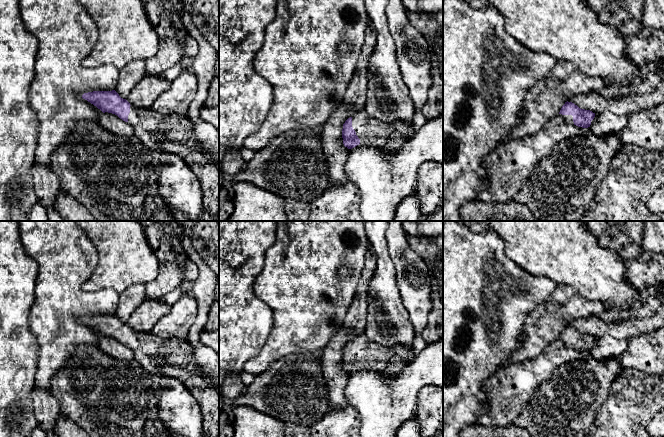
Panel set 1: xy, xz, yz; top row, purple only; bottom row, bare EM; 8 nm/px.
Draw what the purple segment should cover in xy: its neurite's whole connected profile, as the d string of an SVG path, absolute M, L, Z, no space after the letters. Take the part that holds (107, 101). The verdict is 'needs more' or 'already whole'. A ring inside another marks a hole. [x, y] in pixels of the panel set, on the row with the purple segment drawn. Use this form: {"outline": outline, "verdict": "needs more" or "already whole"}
{"outline": "M115 90L88 92L84 93L82 98L96 106L103 113L115 114L127 122L134 129L134 135L150 150L160 149L180 156L200 182L203 210L199 221L219 221L219 169L210 158L204 155L194 133L193 124L187 115L177 113L162 115L151 108L135 108L126 99L121 98Z", "verdict": "needs more"}

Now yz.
{"outline": "M568 101L562 106L559 115L565 120L566 123L582 128L590 127L591 121L595 117L595 113L592 111L581 109L574 103Z", "verdict": "needs more"}

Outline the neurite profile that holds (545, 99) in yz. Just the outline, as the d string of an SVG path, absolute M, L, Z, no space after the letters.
M558 61L546 78L539 80L526 94L524 117L513 131L513 139L532 135L559 115L571 95L600 91L606 83L579 72L571 63Z

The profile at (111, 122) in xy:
M102 113L98 123L106 130L118 136L129 137L134 135L134 129L127 122L112 113Z

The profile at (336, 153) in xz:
M342 103L322 127L320 139L328 163L330 186L340 186L348 182L345 174L345 164L350 149L343 144L342 129L345 121L355 113L354 108Z

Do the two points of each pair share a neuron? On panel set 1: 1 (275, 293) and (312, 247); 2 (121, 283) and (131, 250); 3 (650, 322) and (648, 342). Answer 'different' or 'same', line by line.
1: same
2: same
3: different

